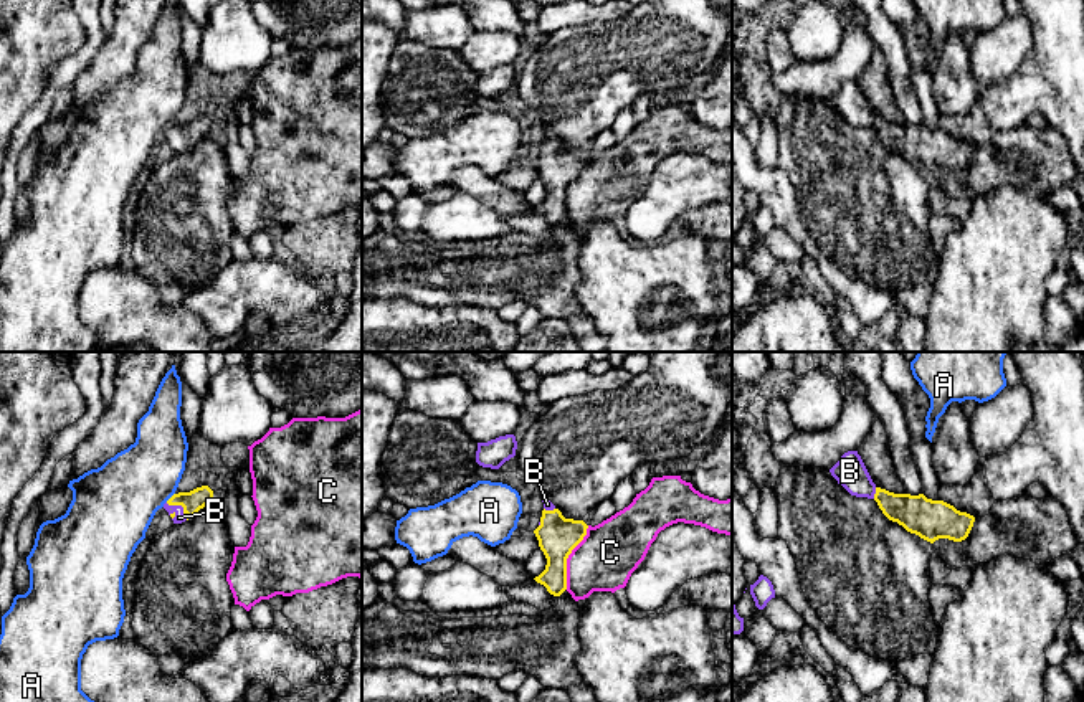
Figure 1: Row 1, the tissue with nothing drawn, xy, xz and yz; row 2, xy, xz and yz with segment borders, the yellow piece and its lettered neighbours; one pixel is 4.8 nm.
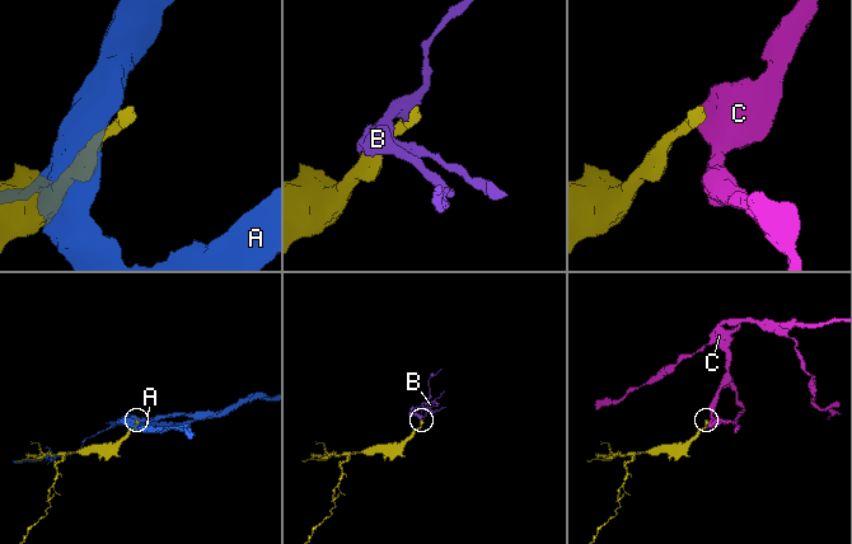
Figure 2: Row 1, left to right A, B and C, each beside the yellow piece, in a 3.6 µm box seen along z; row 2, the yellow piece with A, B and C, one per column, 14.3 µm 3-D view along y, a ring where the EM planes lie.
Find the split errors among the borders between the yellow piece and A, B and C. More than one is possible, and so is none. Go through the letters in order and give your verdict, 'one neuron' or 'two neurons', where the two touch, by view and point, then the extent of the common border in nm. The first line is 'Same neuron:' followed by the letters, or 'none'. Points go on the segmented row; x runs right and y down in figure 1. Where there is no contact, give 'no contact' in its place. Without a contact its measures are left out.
Same neuron: B
A: two neurons; contact xy (171, 498); length 60 nm
B: one neuron; contact xy (180, 504); length 140 nm
C: two neurons; contact xz (567, 557); length 340 nm

